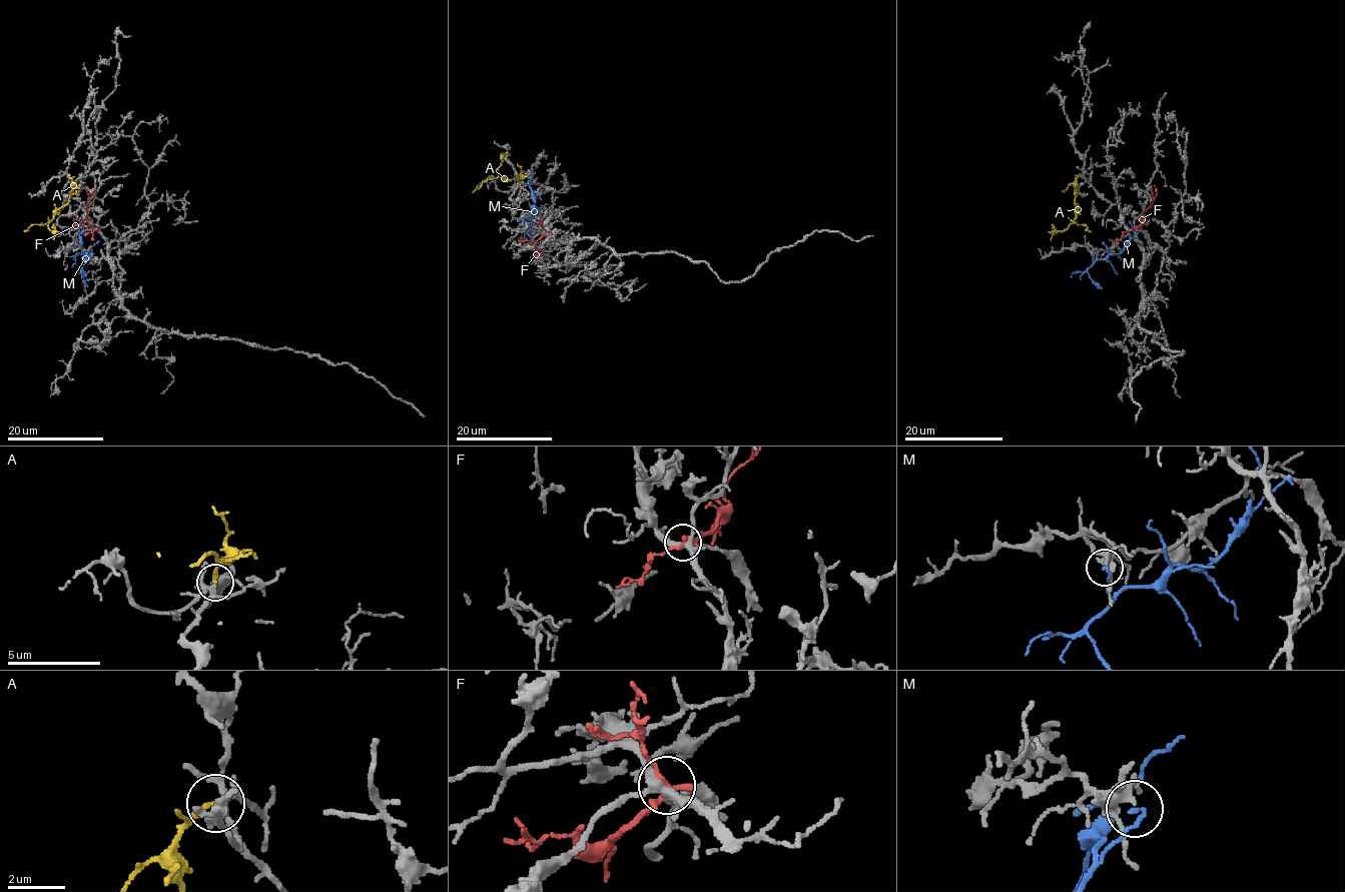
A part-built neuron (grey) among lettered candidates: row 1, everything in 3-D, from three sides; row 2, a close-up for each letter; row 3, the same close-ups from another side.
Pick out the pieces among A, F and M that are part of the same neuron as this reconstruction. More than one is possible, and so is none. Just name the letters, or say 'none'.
A

